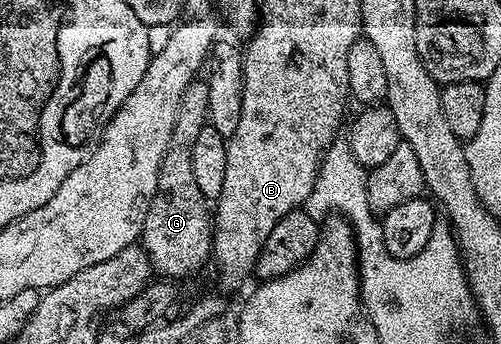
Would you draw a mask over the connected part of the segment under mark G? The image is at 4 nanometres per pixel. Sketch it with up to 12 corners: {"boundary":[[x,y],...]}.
{"boundary":[[190,82],[161,160],[141,245],[184,280],[213,254],[213,214],[193,176],[209,88]]}

